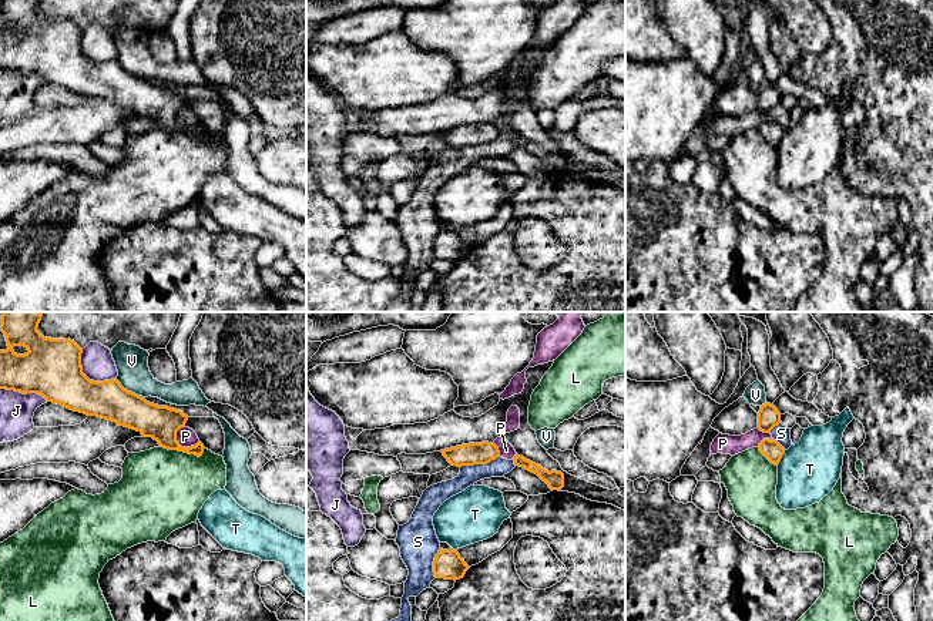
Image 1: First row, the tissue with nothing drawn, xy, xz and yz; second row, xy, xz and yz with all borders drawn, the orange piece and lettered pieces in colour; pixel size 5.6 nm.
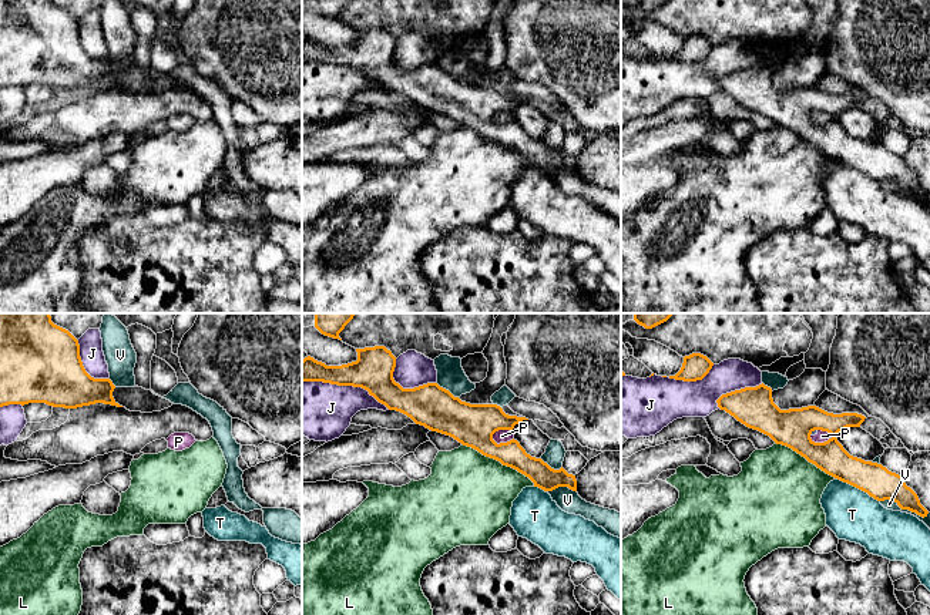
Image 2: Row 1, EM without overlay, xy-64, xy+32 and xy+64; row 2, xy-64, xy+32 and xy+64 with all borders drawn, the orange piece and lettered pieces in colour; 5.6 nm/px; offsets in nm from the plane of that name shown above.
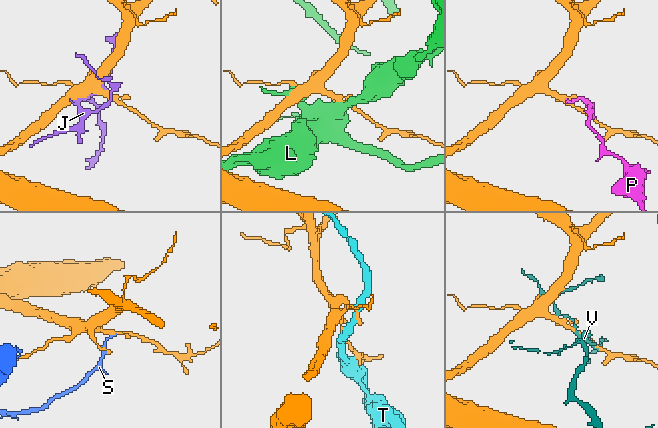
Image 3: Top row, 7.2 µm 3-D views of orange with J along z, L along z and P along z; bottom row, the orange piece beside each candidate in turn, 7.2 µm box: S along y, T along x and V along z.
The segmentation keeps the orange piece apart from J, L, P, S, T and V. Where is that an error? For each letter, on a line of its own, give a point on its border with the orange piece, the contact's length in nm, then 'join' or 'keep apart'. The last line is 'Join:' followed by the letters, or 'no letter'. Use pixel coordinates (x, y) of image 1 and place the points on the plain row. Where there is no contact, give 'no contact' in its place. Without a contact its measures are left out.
J: xy (87, 59) | 260 nm | keep apart
L: xy (183, 131) | 260 nm | keep apart
P: xy (183, 128) | 150 nm | keep apart
S: xz (479, 144) | 240 nm | keep apart
T: yz (781, 138) | 100 nm | keep apart
V: xy (127, 71) | 170 nm | keep apart
Join: no letter

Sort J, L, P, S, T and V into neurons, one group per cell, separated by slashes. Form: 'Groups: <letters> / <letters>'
Groups: J / L / P S / T / V

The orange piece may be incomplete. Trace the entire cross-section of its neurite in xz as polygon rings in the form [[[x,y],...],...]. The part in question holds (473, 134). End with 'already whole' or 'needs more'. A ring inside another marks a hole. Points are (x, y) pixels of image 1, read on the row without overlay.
[[[469,124],[440,131],[452,147],[487,145],[500,138],[499,128],[494,124]]]; already whole

